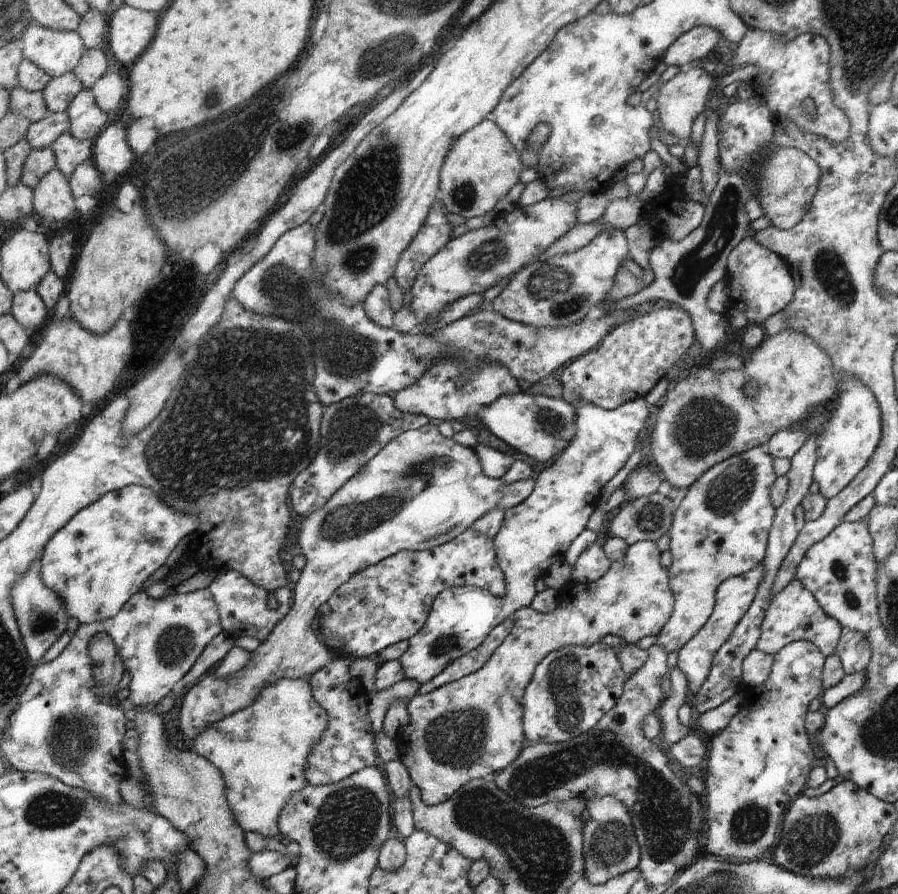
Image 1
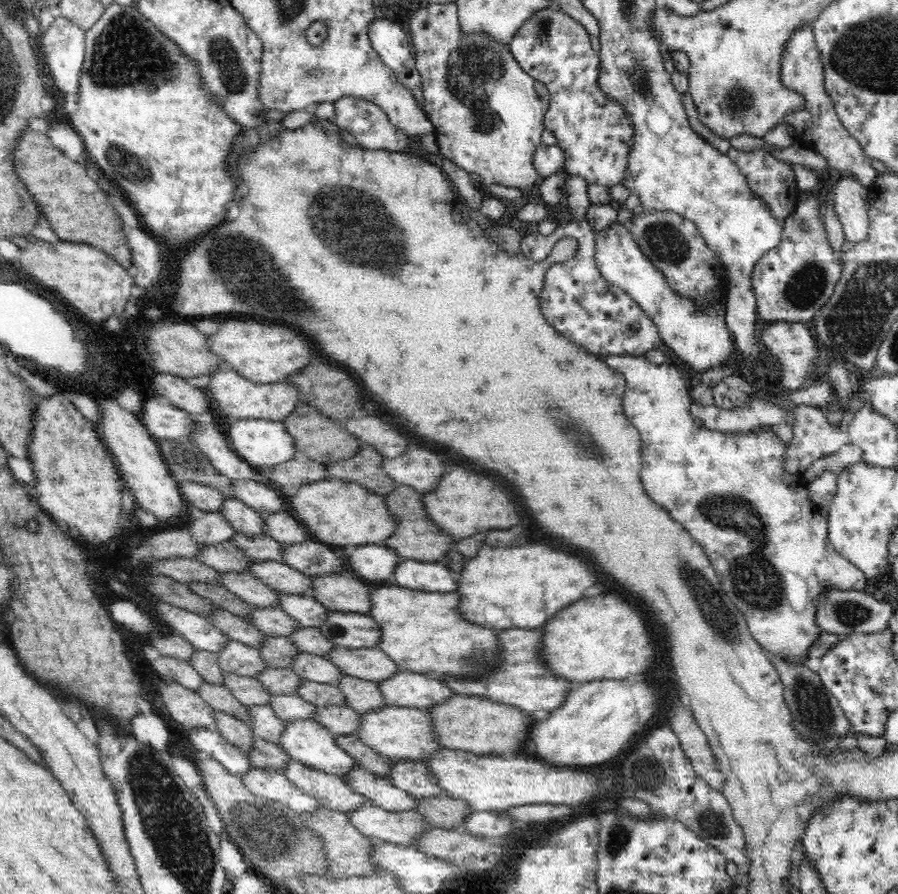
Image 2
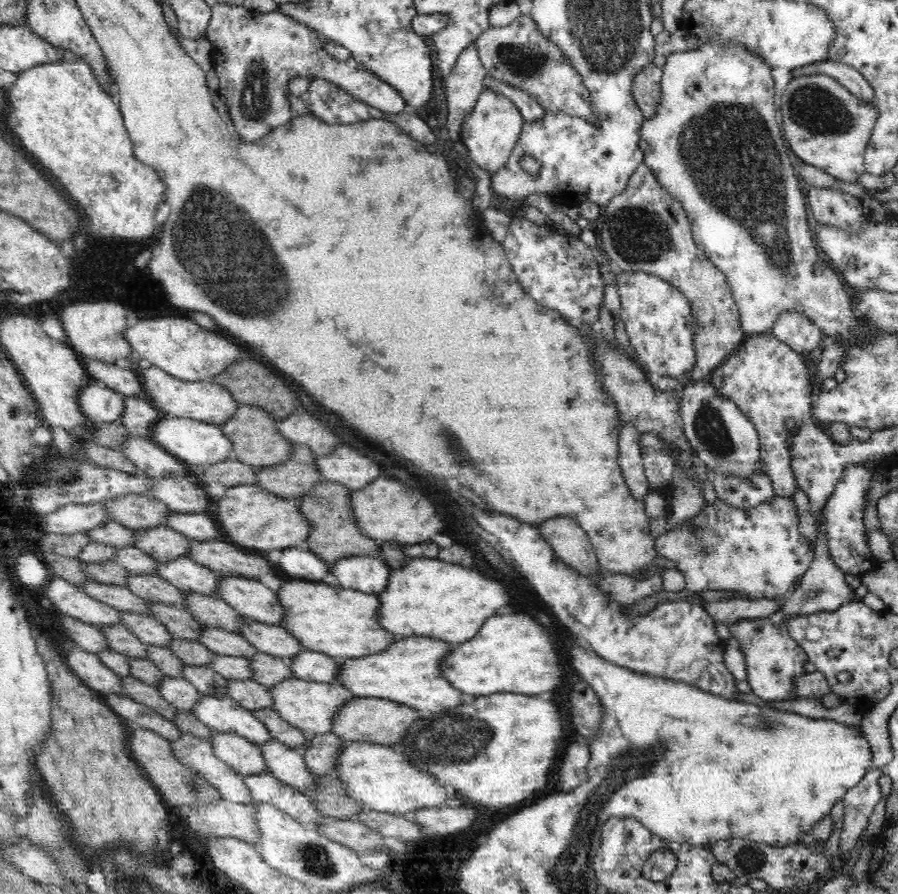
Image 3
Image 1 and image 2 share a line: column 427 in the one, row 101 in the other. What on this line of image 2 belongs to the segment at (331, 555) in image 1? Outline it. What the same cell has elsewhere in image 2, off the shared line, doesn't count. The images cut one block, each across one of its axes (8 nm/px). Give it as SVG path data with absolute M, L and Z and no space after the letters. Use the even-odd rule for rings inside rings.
M456 2L432 3L413 12L410 20L411 37L416 48L415 67L421 76L425 99L423 112L434 125L439 154L466 171L480 187L502 184L530 192L540 181L533 159L536 148L542 144L550 93L540 81L524 72L508 44L496 41L488 33L462 33L457 10Z

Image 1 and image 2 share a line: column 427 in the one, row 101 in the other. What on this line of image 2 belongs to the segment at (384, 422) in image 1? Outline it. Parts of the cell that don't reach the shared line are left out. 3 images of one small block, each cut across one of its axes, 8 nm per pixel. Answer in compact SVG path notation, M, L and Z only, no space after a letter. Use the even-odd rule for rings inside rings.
M372 20L368 37L380 58L396 73L400 82L416 97L418 107L424 109L422 80L416 69L416 59L410 54L410 40L404 29L390 20Z

